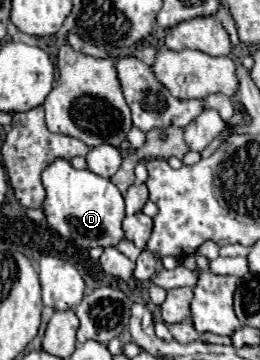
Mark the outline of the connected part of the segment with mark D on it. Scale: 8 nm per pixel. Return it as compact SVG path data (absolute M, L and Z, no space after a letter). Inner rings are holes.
M56 159L42 175L46 187L44 213L48 225L58 231L64 239L78 243L80 247L116 247L124 239L122 219L124 219L124 199L118 187L104 177L88 169L74 169L66 159Z

